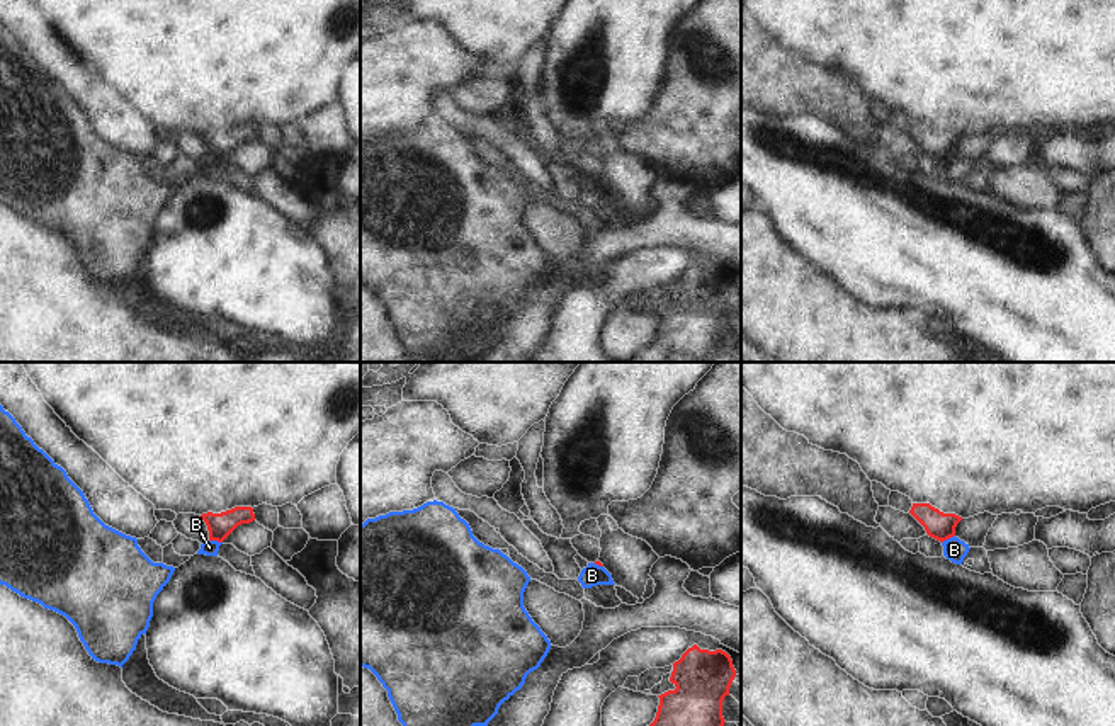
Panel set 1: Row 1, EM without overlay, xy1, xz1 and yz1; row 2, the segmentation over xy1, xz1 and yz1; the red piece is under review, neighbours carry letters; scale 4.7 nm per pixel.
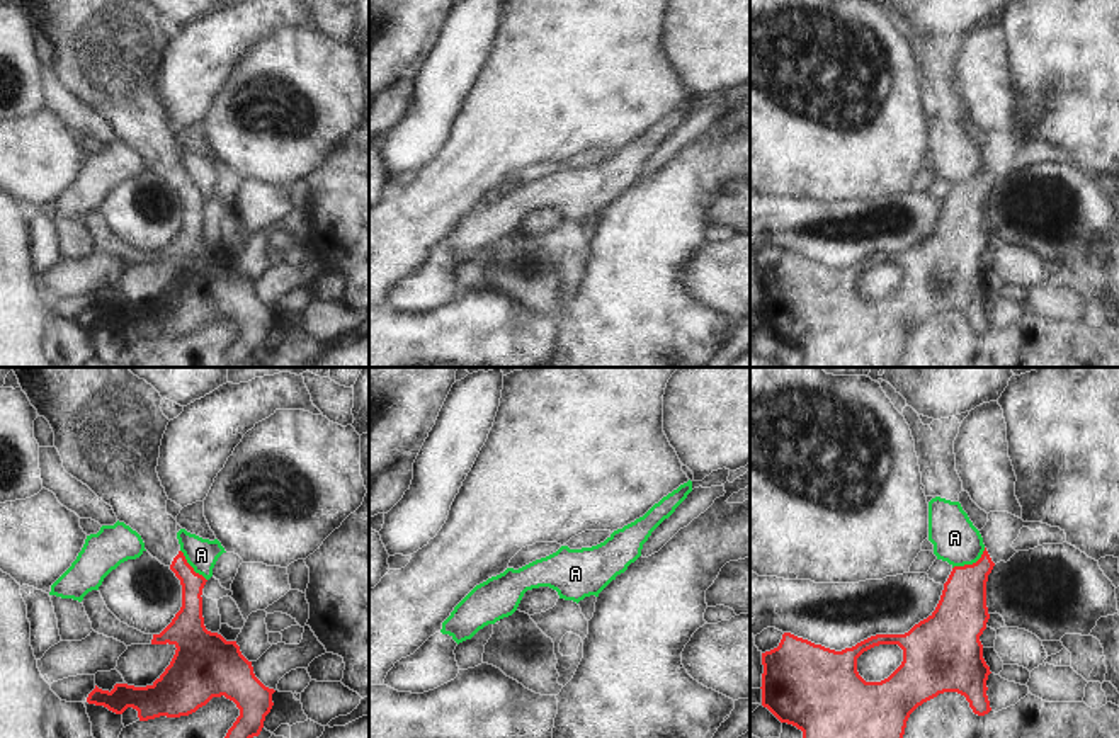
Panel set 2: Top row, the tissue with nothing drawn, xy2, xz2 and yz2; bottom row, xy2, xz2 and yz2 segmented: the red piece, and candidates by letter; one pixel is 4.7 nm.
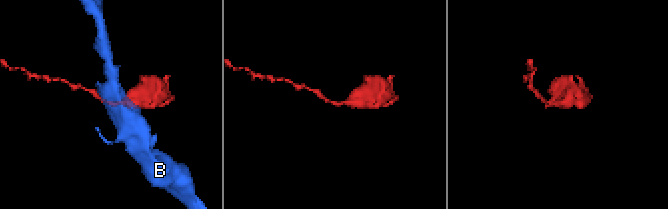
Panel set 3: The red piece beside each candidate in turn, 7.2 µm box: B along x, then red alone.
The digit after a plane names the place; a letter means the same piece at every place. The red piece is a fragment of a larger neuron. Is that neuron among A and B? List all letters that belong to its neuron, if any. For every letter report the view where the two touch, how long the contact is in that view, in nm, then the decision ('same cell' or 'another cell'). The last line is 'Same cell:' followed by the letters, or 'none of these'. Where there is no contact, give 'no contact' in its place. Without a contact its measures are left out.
A: contact in yz2; length 190 nm; another cell
B: contact in xy1; length 70 nm; another cell
Same cell: none of these

